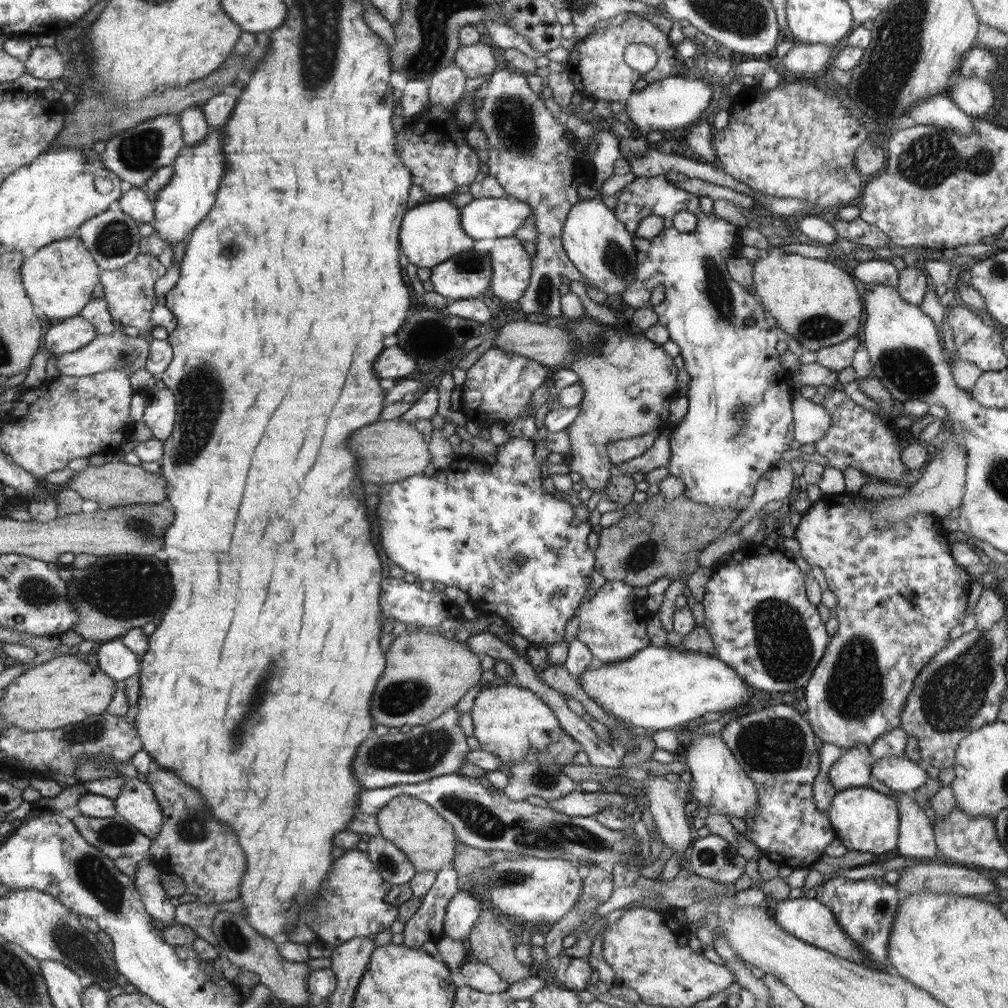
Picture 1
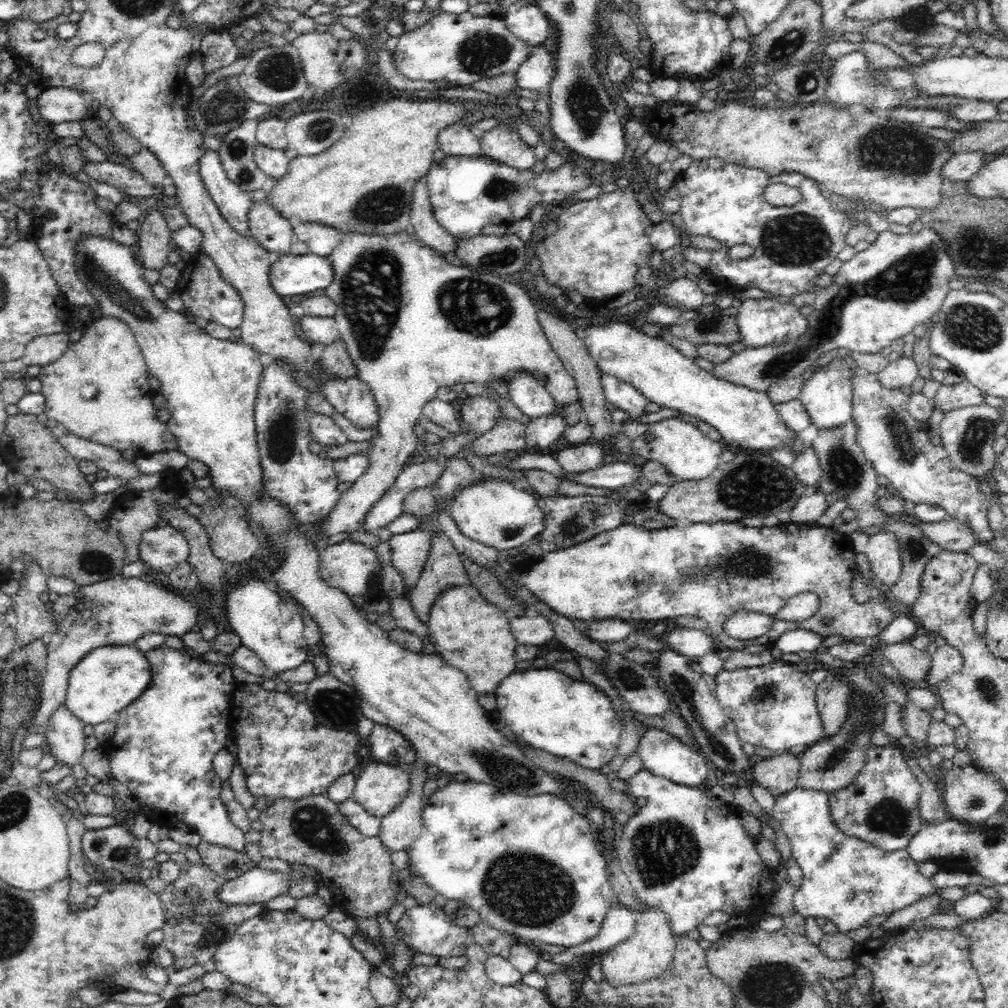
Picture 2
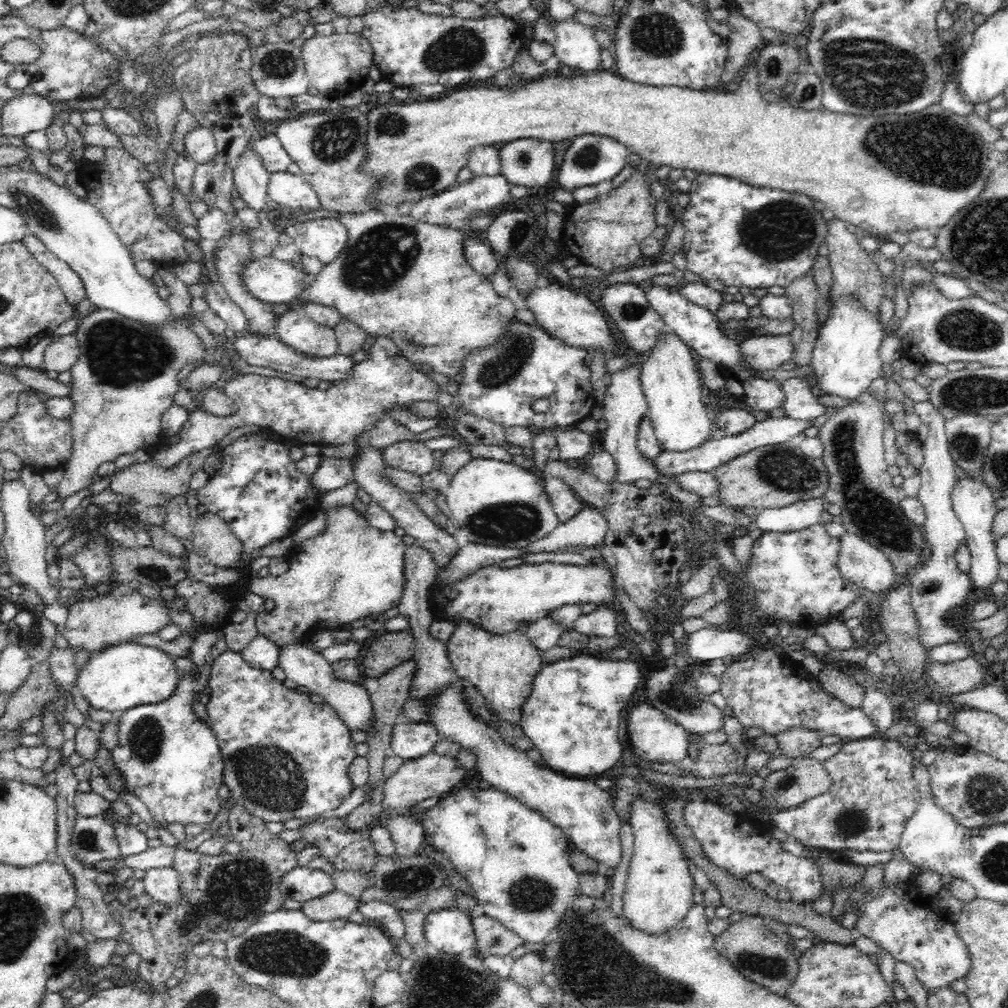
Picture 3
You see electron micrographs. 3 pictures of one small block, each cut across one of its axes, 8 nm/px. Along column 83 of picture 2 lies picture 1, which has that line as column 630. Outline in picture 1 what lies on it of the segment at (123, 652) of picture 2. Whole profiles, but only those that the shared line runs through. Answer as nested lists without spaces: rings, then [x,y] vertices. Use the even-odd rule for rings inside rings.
[[[646,646],[640,652],[636,652],[632,658],[606,664],[597,662],[590,666],[577,681],[586,693],[598,703],[608,714],[614,718],[632,723],[632,726],[640,726],[648,731],[673,730],[681,725],[686,725],[694,718],[704,716],[706,712],[731,712],[740,707],[746,707],[753,698],[753,687],[747,684],[744,677],[740,677],[735,668],[724,663],[718,656],[708,655],[694,651],[679,650],[672,646]]]

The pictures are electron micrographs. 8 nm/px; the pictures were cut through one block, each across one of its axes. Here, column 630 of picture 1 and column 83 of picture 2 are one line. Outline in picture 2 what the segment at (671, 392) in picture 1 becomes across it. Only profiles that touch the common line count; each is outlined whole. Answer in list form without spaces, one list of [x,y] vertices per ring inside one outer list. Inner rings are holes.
[[[104,316],[94,317],[82,328],[81,338],[78,341],[70,342],[67,350],[58,360],[41,367],[40,373],[35,376],[40,380],[42,386],[39,393],[43,394],[46,400],[46,410],[43,415],[56,420],[79,438],[104,445],[114,451],[123,452],[132,449],[138,455],[150,455],[156,452],[177,450],[176,436],[168,429],[167,424],[156,417],[157,409],[153,403],[155,391],[148,383],[151,374],[132,329],[120,319]],[[84,384],[94,384],[97,388],[96,396],[91,400],[86,400],[82,396],[80,388]]]

